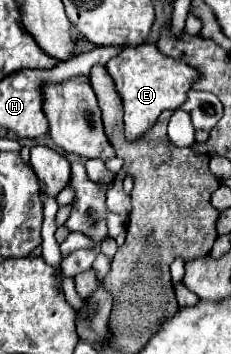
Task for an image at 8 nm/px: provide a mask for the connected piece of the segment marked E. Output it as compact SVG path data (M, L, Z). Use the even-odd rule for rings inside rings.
M147 43L121 49L121 53L107 63L107 69L123 99L125 135L129 141L141 137L157 121L161 111L179 109L179 105L185 101L187 91L201 77L201 71L197 67L181 59L165 57L155 45L147 45Z

